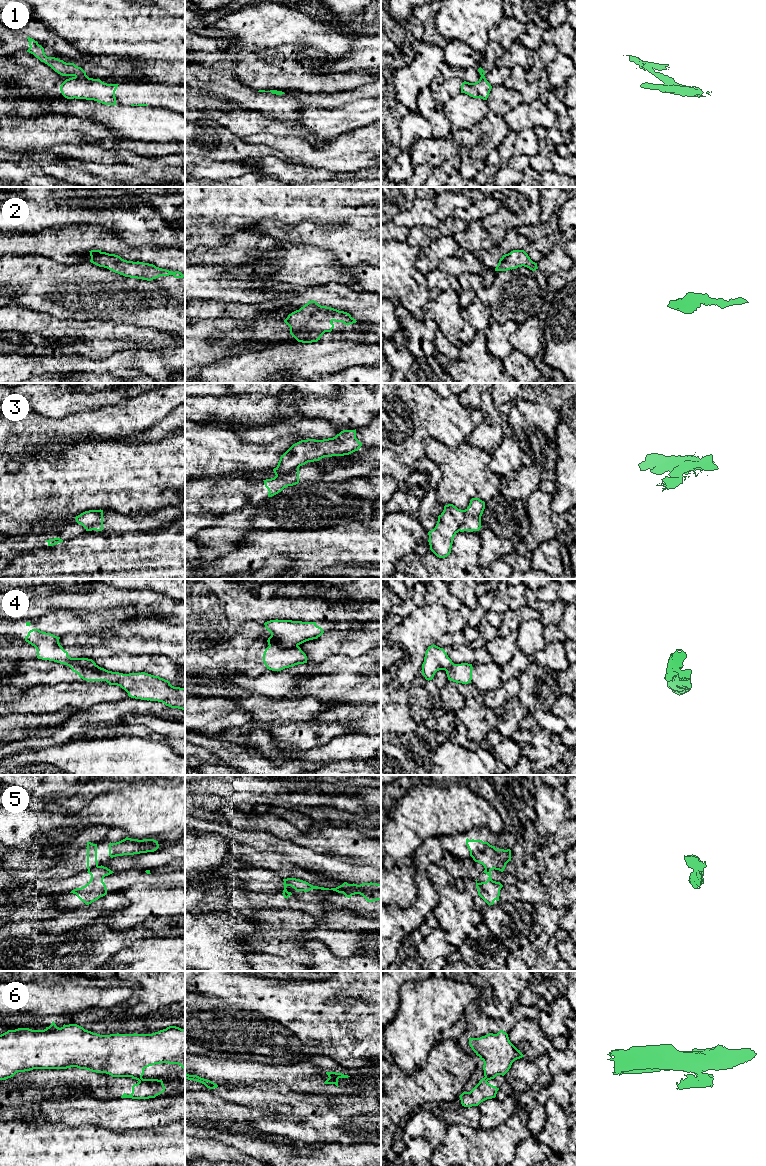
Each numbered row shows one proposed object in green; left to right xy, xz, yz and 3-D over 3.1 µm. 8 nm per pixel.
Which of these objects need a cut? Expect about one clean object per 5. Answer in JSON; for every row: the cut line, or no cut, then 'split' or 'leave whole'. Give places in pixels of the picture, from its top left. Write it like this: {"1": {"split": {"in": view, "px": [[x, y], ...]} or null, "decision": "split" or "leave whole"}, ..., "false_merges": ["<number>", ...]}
{"1": {"split": {"in": "xy", "px": [[85, 74], [75, 77]]}, "decision": "split"}, "2": {"split": null, "decision": "leave whole"}, "3": {"split": {"in": "xz", "px": [[298, 466], [276, 475]]}, "decision": "split"}, "4": {"split": {"in": "xy", "px": [[69, 665], [79, 665], [88, 668], [99, 667]]}, "decision": "split"}, "5": {"split": {"in": "xy", "px": [[97, 865], [88, 870]]}, "decision": "split"}, "6": {"split": {"in": "xy", "px": [[132, 1076], [141, 1078]]}, "decision": "split"}, "false_merges": ["1", "3", "4", "5", "6"]}

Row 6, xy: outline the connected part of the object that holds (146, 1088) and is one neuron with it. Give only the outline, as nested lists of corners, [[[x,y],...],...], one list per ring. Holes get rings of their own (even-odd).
[[[134,1078],[139,1082],[132,1086],[132,1093],[127,1095],[124,1093],[121,1098],[132,1098],[132,1099],[149,1099],[155,1098],[165,1091],[165,1086],[162,1080],[158,1079],[143,1079]]]

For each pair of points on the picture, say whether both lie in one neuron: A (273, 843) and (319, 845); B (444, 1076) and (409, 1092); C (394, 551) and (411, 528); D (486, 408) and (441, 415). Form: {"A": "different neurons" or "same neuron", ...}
{"A": "different neurons", "B": "same neuron", "C": "same neuron", "D": "different neurons"}

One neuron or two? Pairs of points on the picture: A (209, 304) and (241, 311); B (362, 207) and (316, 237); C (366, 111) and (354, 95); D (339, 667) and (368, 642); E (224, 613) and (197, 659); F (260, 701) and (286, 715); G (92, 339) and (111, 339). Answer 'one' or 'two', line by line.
A: one
B: two
C: two
D: two
E: two
F: one
G: one

